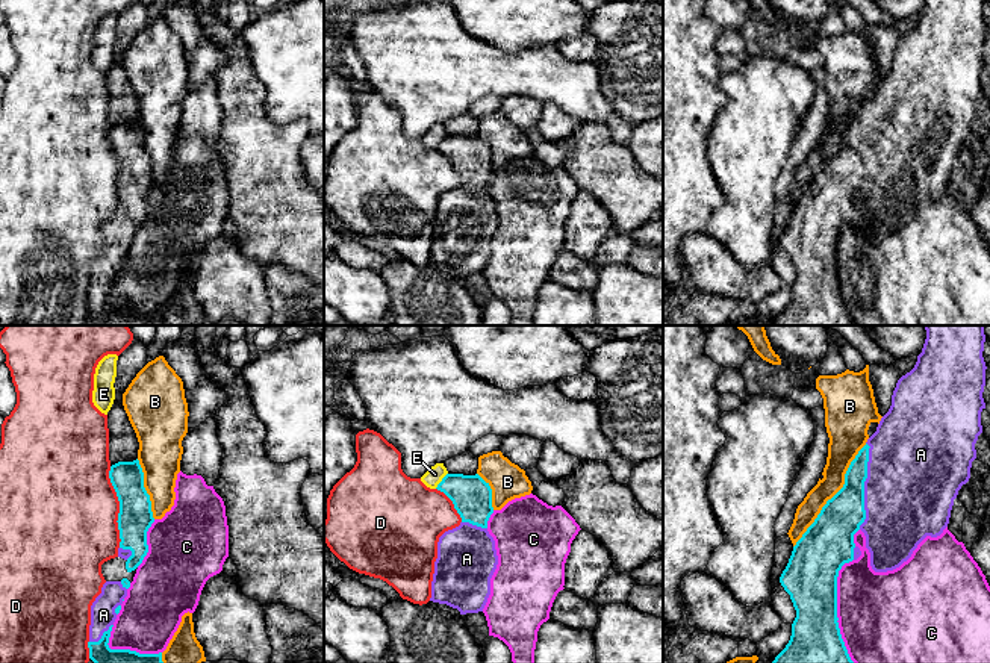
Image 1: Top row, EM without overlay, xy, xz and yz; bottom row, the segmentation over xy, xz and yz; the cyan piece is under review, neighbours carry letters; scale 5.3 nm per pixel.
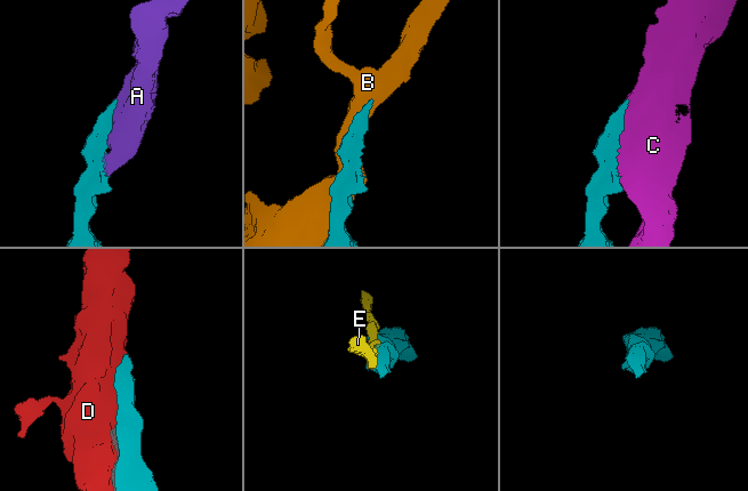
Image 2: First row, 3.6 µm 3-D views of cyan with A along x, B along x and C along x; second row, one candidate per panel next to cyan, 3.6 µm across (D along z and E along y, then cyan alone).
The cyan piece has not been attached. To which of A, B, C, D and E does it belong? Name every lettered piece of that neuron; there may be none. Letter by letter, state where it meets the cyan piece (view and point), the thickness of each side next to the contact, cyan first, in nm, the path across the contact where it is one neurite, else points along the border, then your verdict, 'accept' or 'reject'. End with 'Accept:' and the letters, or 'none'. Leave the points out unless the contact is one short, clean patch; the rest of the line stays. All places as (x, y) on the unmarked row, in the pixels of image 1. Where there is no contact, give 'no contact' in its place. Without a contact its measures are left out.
A: yz (863, 147) | 220/480 nm | accept
B: yz (834, 156) | 260/160 nm | reject
C: yz (836, 271) | 320/460 nm | reject
D: xy (120, 168) | 180/480 nm | reject
E: xz (442, 141) | 220/90 nm | reject
Accept: A

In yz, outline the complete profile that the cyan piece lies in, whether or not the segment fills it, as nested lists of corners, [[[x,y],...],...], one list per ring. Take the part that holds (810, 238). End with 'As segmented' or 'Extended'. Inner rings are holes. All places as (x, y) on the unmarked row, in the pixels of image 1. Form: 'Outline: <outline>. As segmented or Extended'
Outline: [[[925,0],[914,29],[898,41],[889,73],[851,123],[843,148],[793,207],[780,238],[796,279],[789,304],[772,325],[855,325],[837,283],[837,238],[845,224],[861,216],[854,204],[858,191],[866,197],[872,230],[887,233],[907,223],[926,197],[937,198],[948,188],[954,160],[970,139],[975,104],[982,94],[984,3]]]. Extended

